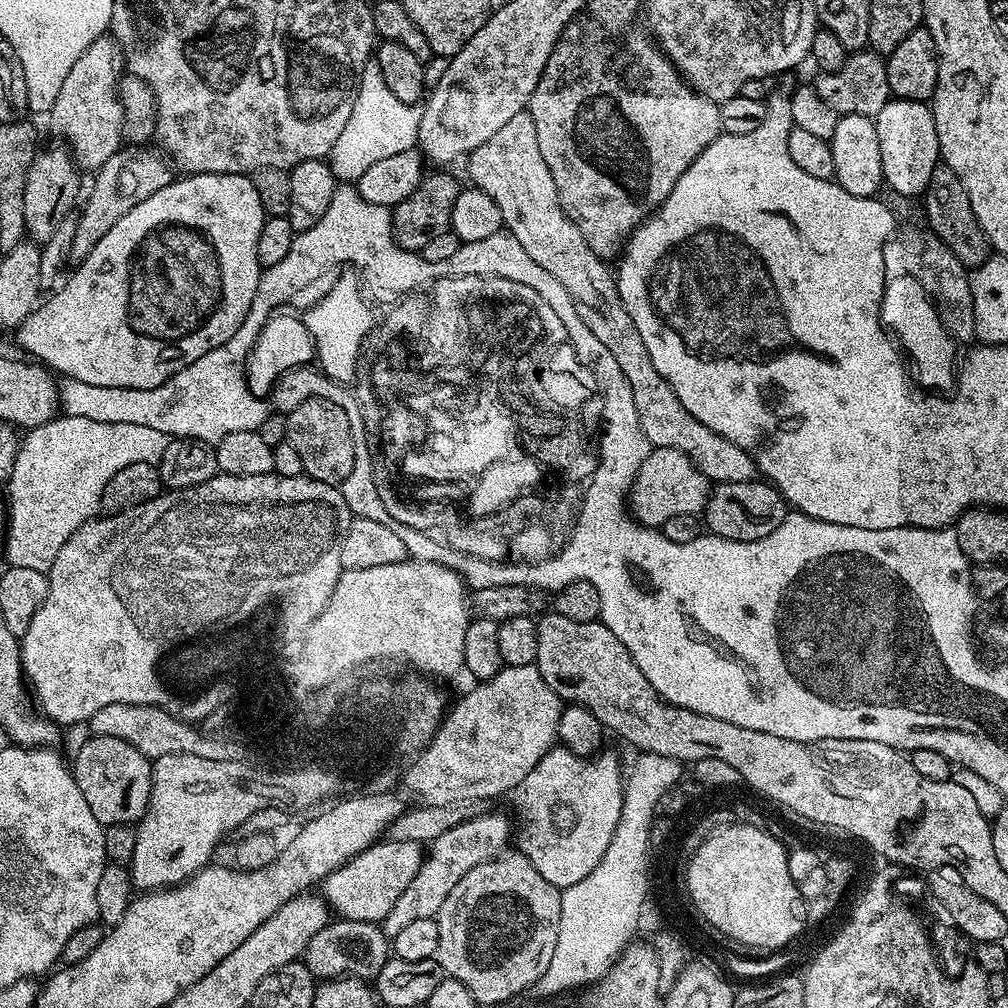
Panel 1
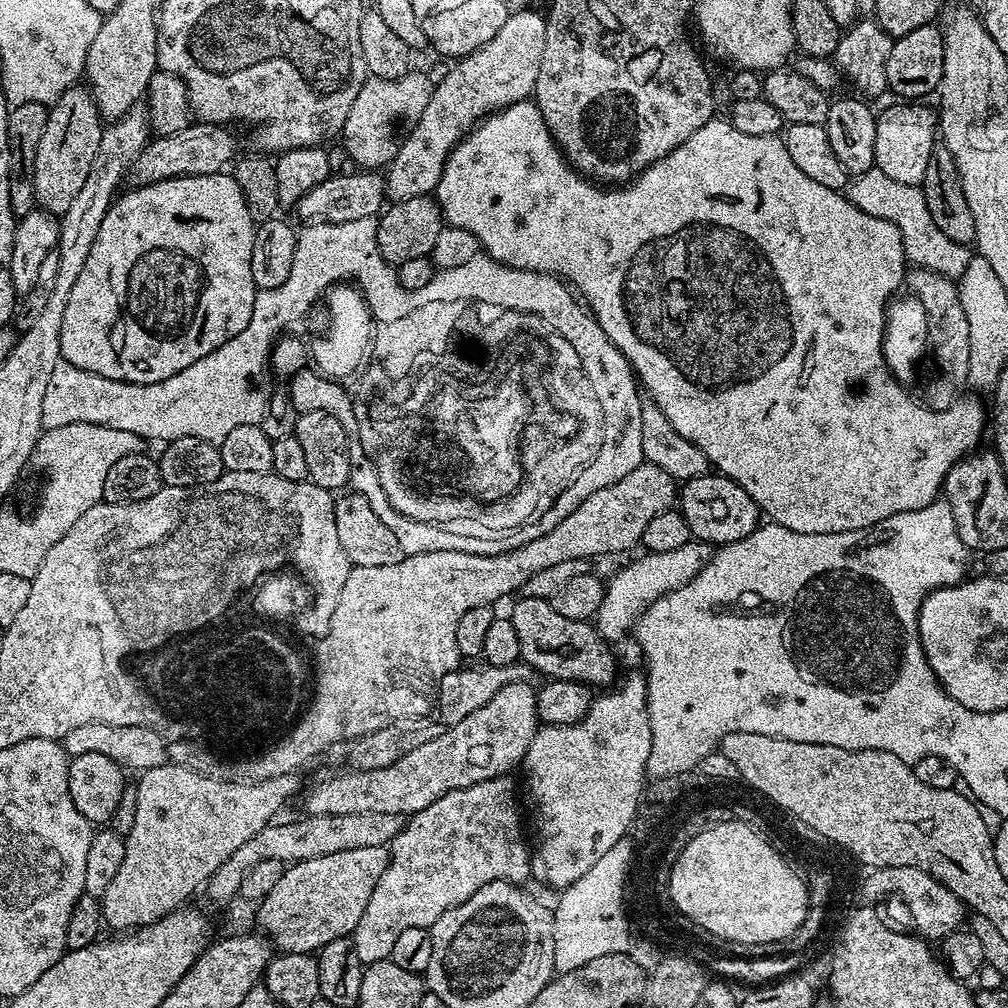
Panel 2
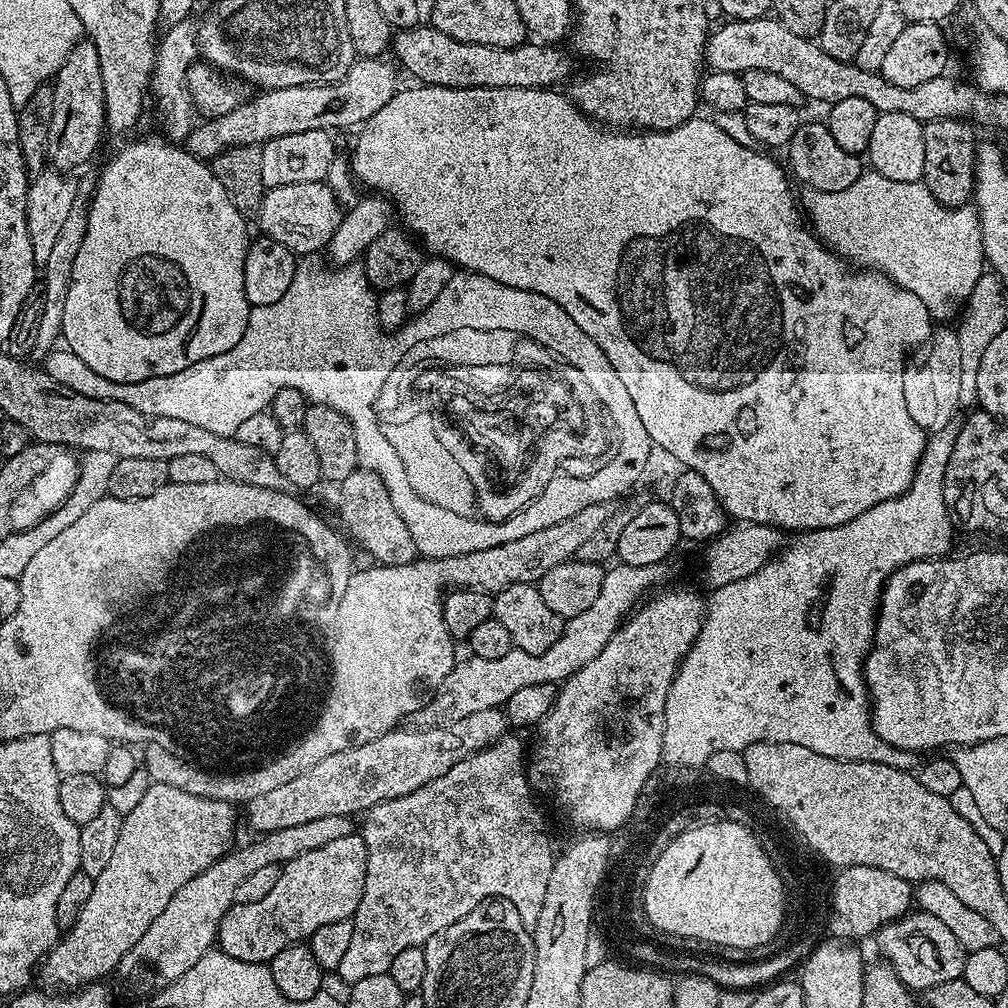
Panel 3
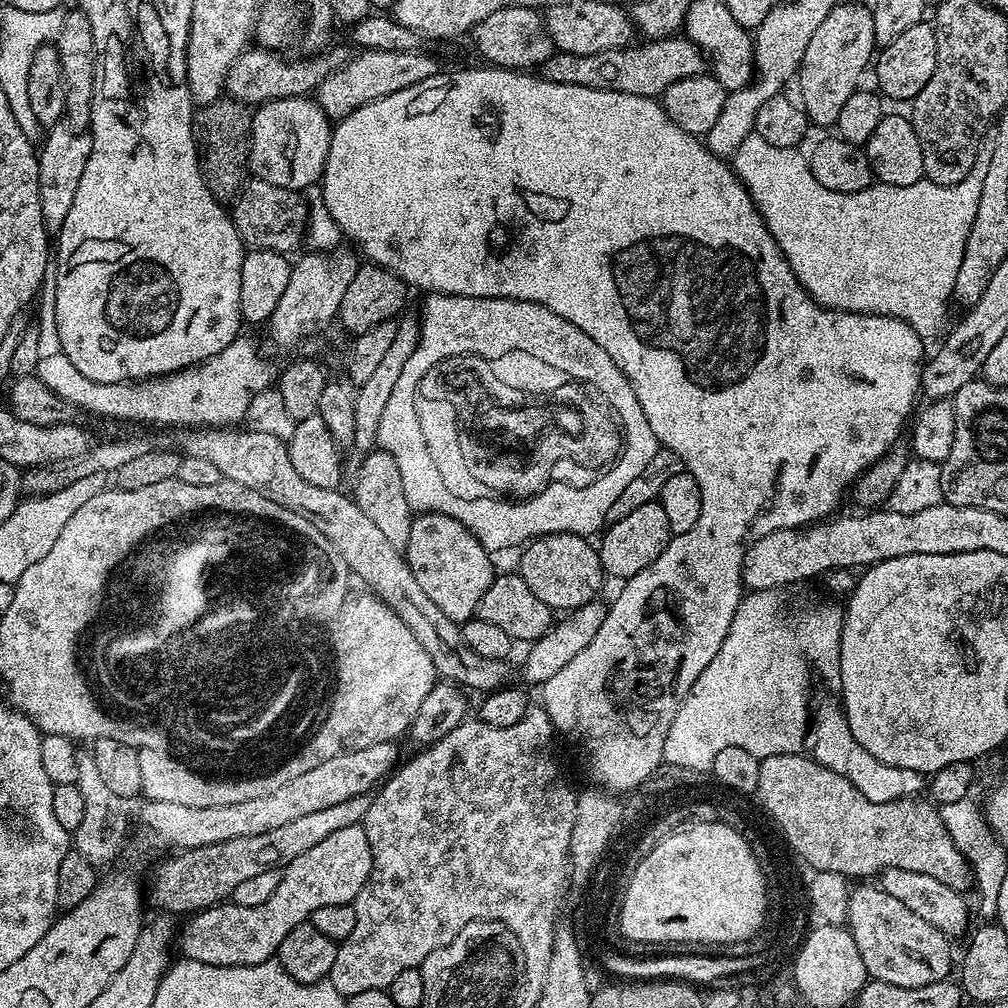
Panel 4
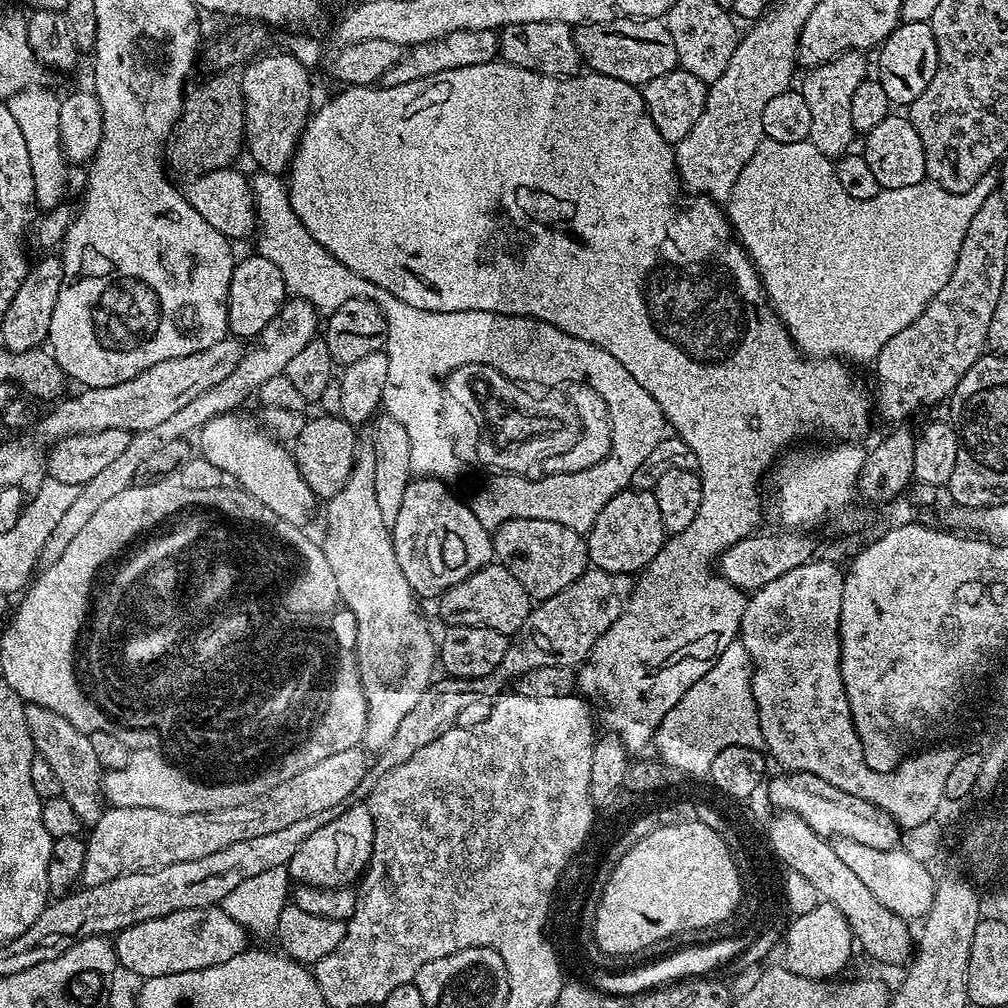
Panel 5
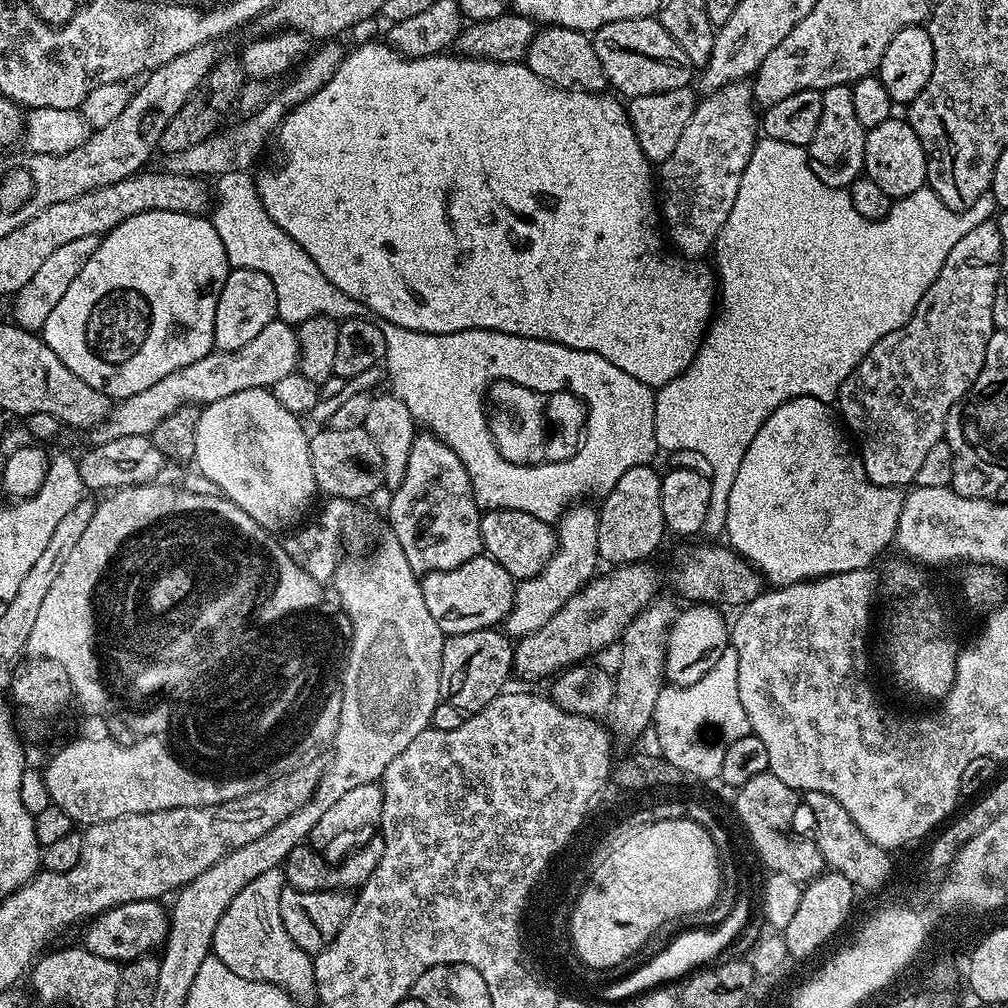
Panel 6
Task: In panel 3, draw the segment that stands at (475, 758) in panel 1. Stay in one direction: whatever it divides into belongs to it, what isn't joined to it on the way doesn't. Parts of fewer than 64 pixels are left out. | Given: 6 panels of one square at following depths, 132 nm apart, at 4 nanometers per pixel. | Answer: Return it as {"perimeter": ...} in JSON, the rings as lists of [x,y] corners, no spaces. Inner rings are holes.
{"perimeter":[[[491,708],[490,710],[478,710],[478,714],[470,714],[467,718],[460,719],[459,722],[452,722],[450,726],[442,726],[438,729],[417,728],[407,730],[408,732],[400,732],[401,730],[387,732],[382,734],[382,738],[374,738],[374,742],[366,742],[366,746],[354,746],[350,750],[342,750],[342,754],[330,754],[330,758],[318,762],[318,766],[310,766],[306,774],[298,774],[298,778],[284,783],[283,786],[269,790],[268,793],[261,794],[259,798],[249,800],[246,805],[248,824],[253,828],[253,833],[263,834],[274,830],[286,830],[289,826],[302,826],[318,818],[330,818],[330,814],[355,817],[355,812],[363,814],[375,804],[402,798],[434,782],[434,778],[442,778],[442,774],[446,774],[450,766],[458,766],[458,762],[498,742],[509,731],[509,728],[508,717],[503,711],[500,708]]]}

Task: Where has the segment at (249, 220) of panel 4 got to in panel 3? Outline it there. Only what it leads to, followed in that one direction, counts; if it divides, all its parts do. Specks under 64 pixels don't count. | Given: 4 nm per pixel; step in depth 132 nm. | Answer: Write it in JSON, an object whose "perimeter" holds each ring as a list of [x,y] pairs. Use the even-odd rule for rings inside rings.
{"perimeter":[[[323,180],[318,182],[298,182],[294,186],[269,188],[264,193],[264,201],[258,213],[260,232],[274,242],[282,242],[297,257],[304,258],[311,252],[323,253],[328,247],[334,230],[338,230],[342,207],[334,193]]]}

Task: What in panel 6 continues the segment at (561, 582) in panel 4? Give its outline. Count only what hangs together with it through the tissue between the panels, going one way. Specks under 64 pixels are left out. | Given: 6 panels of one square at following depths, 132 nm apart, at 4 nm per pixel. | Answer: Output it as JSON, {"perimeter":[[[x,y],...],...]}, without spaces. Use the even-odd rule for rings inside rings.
{"perimeter":[[[487,510],[480,518],[484,552],[509,572],[513,581],[528,580],[550,562],[556,549],[556,528],[549,521],[522,514],[522,510]]]}

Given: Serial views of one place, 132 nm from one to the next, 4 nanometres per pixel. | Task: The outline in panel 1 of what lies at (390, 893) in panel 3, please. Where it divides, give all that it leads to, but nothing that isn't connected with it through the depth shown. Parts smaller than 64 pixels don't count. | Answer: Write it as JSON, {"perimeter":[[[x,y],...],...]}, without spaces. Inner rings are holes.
{"perimeter":[[[484,812],[481,816],[480,813],[473,814],[458,826],[450,826],[450,830],[444,834],[438,834],[438,838],[427,845],[418,874],[414,874],[410,886],[402,890],[402,896],[398,902],[394,902],[390,914],[386,914],[382,922],[384,933],[391,938],[398,934],[398,930],[402,930],[402,926],[407,926],[417,918],[435,918],[442,910],[442,902],[446,902],[450,890],[454,890],[454,886],[458,886],[458,882],[462,882],[462,878],[466,878],[474,866],[485,864],[499,852],[505,851],[509,847],[508,840],[510,844],[508,820],[500,812]]]}

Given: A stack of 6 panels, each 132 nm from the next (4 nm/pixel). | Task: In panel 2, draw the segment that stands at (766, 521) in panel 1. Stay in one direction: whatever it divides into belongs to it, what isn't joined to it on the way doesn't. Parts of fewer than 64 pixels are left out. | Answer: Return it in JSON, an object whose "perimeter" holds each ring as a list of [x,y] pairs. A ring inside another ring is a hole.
{"perimeter":[[[719,474],[683,481],[678,492],[678,510],[686,518],[686,526],[690,526],[693,537],[709,546],[738,542],[762,523],[762,513],[754,498],[750,498],[750,494],[746,494],[738,482]]]}

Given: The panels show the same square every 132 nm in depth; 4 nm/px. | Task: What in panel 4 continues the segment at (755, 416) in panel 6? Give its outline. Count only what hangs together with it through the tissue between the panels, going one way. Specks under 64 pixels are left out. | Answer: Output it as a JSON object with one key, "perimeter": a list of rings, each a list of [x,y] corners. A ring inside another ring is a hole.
{"perimeter":[[[753,134],[744,139],[730,158],[732,171],[746,186],[750,198],[756,203],[756,209],[760,211],[765,226],[770,230],[776,245],[782,250],[790,270],[794,270],[798,282],[814,300],[825,308],[834,308],[841,312],[859,312],[866,316],[890,316],[894,320],[906,321],[922,338],[934,335],[943,326],[944,319],[948,316],[948,300],[950,304],[956,291],[958,266],[962,266],[962,254],[966,250],[970,226],[974,226],[974,214],[978,214],[978,198],[982,198],[982,185],[990,167],[989,149],[984,146],[980,147],[970,174],[966,174],[966,178],[957,184],[935,184],[927,178],[919,180],[911,186],[890,186],[873,182],[866,190],[857,192],[826,190],[826,186],[822,186],[822,182],[818,182],[818,178],[814,178],[808,165],[808,156],[800,151],[799,147],[770,146],[770,142],[766,142],[766,138]]]}

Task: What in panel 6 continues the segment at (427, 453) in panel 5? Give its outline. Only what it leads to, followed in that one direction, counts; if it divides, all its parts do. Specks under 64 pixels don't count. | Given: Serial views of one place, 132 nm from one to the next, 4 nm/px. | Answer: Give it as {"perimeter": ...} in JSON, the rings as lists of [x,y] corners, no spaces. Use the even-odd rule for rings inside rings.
{"perimeter":[[[251,171],[222,174],[215,181],[210,219],[214,230],[218,230],[218,238],[222,238],[229,269],[258,270],[258,274],[266,274],[266,278],[274,282],[279,319],[298,326],[315,316],[329,316],[343,322],[365,315],[364,304],[342,294],[342,290],[318,270],[314,258],[310,258],[310,254],[306,254],[286,230],[279,228],[270,214],[266,214],[266,206],[262,206],[256,189],[256,176]],[[381,323],[380,329],[386,338],[384,360],[387,379],[392,379],[391,395],[406,402],[406,410],[410,410],[421,429],[446,442],[446,446],[450,446],[450,450],[462,458],[462,466],[467,468],[476,504],[482,510],[522,510],[522,514],[534,514],[534,518],[539,520],[556,522],[581,497],[607,496],[610,490],[614,490],[614,482],[618,482],[626,470],[643,464],[651,465],[652,455],[657,455],[654,438],[656,397],[653,389],[638,382],[638,378],[626,374],[626,370],[618,370],[614,362],[606,362],[602,354],[594,354],[590,350],[574,350],[570,346],[562,346],[556,340],[522,338],[518,334],[502,334],[498,330],[481,328],[454,334],[426,334]],[[495,376],[516,377],[518,381],[530,382],[538,391],[571,387],[578,398],[586,398],[590,402],[591,425],[587,443],[580,455],[569,463],[562,462],[562,466],[553,468],[518,468],[501,460],[501,455],[489,440],[488,432],[485,432],[483,416],[480,414],[480,390],[485,380]]]}

